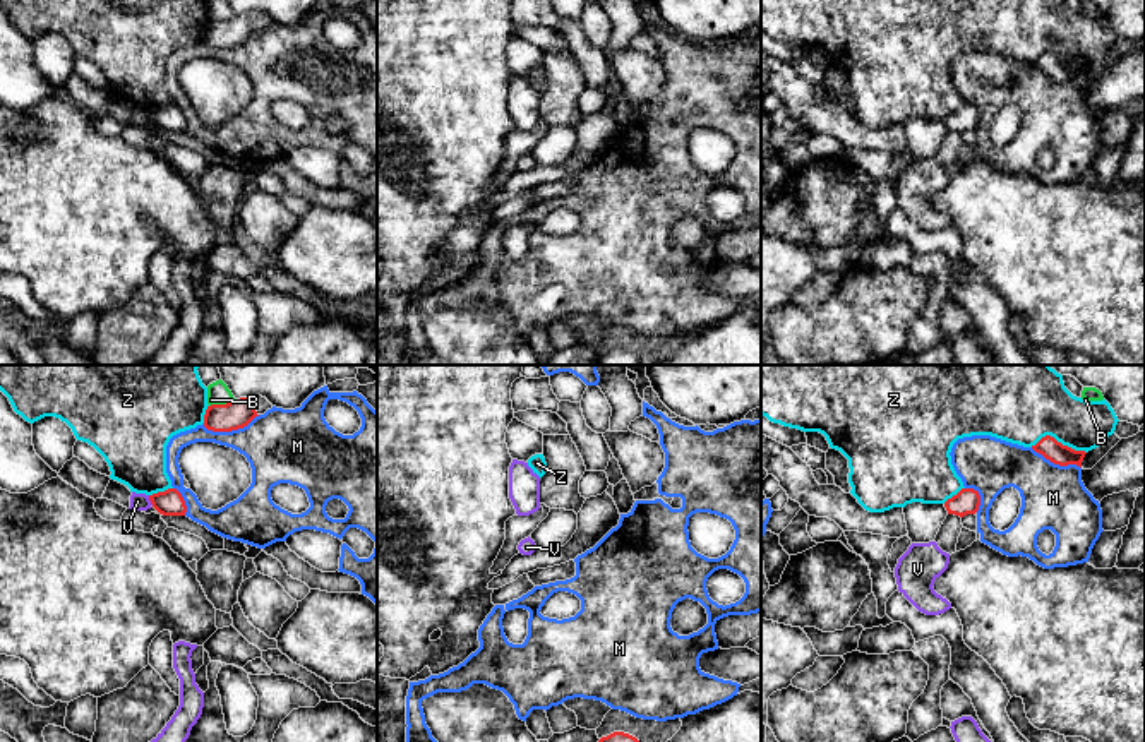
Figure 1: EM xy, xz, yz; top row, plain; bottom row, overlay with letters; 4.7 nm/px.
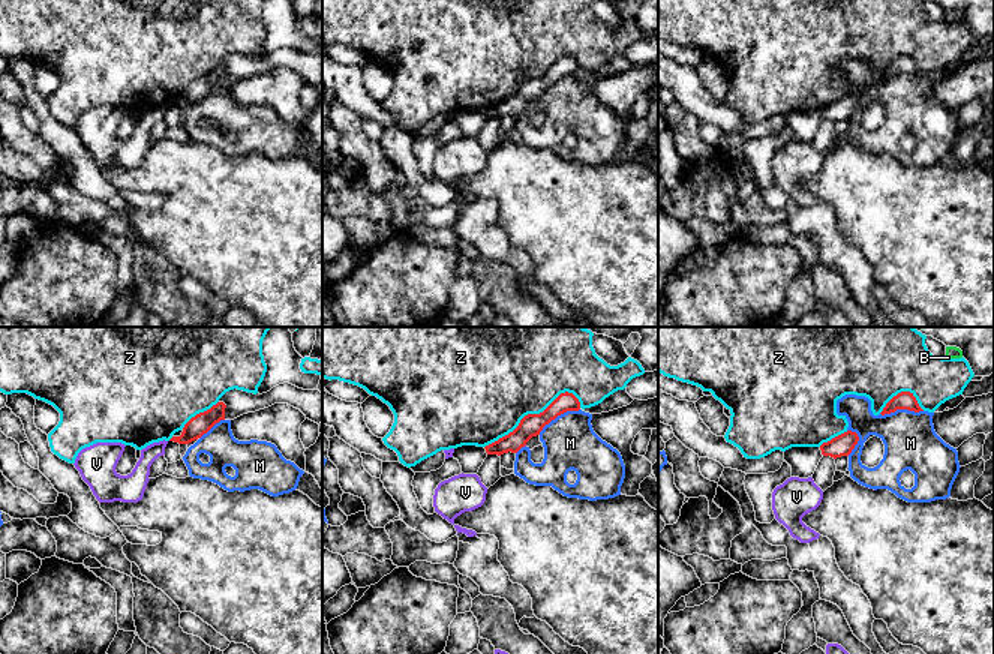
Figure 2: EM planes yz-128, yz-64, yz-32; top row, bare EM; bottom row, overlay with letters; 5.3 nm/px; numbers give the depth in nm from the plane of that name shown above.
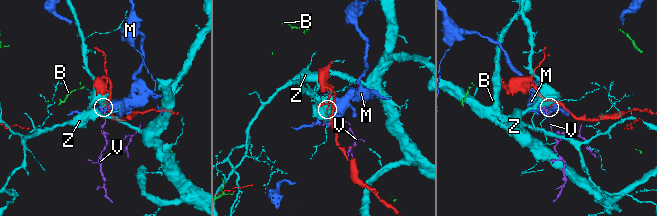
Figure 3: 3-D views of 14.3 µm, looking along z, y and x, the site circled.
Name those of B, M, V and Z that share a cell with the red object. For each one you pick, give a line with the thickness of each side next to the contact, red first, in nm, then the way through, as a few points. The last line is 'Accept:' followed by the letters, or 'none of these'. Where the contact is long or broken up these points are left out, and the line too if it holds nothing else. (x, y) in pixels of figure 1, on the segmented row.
Accept: none of these

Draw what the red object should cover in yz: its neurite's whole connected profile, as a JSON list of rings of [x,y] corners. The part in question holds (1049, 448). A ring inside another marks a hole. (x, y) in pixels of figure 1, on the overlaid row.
[[[1051,435],[1042,437],[1032,449],[1059,466],[1076,464],[1082,468],[1082,461],[1087,454],[1085,451],[1075,451],[1063,446]]]

